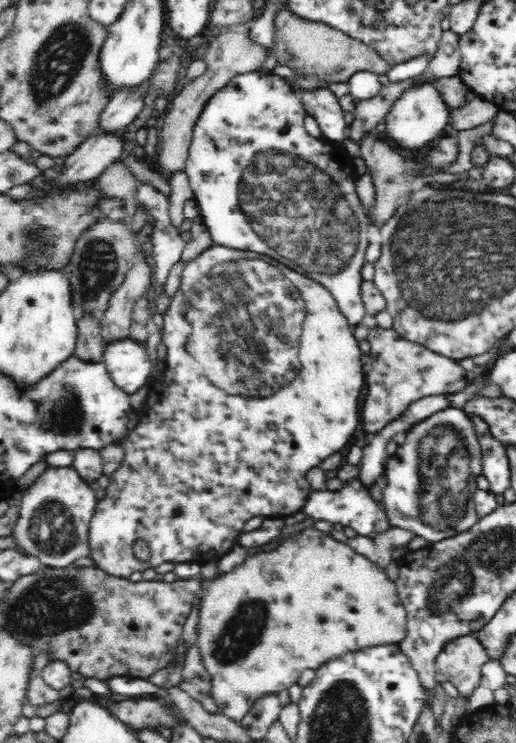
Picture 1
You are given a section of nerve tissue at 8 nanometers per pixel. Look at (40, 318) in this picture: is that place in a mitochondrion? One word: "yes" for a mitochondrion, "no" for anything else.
no

